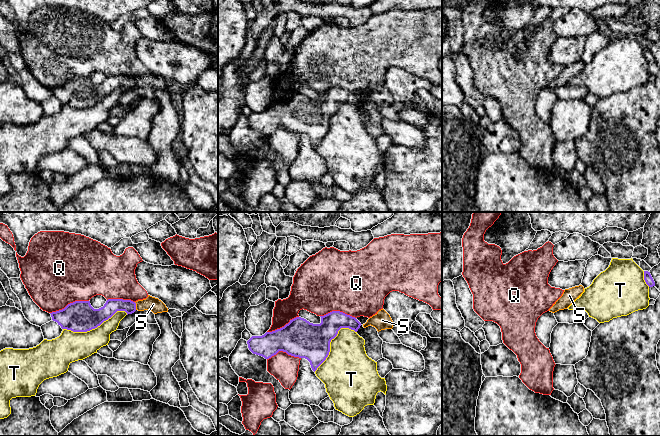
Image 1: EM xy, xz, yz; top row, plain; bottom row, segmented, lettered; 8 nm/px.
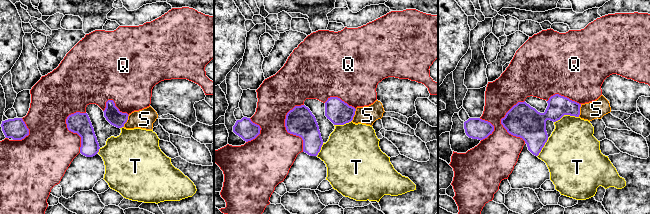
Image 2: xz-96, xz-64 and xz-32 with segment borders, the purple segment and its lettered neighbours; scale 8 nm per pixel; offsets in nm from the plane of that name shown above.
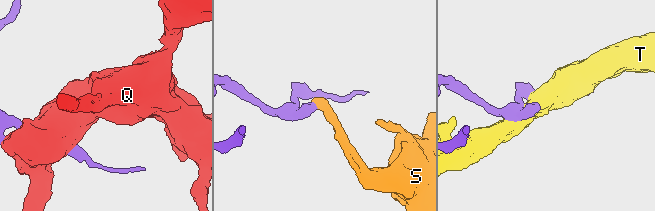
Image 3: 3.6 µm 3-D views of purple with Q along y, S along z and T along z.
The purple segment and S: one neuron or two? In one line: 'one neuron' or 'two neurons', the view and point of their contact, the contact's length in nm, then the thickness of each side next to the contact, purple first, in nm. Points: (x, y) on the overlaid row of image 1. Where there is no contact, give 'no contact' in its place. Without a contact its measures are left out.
two neurons; contact xy (135, 306); length 70 nm; calibres 120 and 120 nm

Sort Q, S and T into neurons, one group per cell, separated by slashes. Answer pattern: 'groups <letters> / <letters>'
groups Q / S / T

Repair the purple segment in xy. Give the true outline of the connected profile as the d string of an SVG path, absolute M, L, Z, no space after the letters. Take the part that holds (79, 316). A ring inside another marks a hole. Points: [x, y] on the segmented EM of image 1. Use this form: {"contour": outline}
{"contour": "M108 299L103 307L94 309L90 301L75 301L64 309L52 312L52 320L62 329L73 332L87 332L100 326L117 311L132 314L136 311L136 303L131 300Z"}

